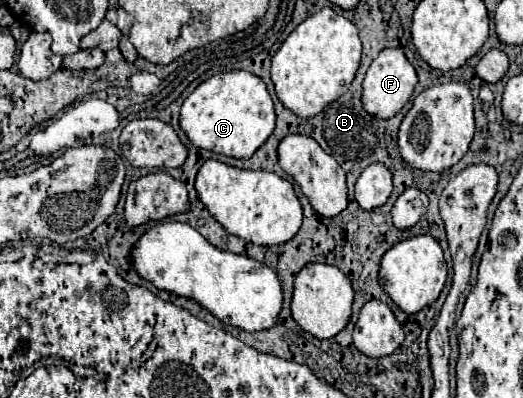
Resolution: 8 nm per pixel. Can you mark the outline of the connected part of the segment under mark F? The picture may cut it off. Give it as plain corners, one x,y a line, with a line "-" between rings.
383,49
367,69
367,75
363,79
363,107
369,115
391,119
395,117
403,105
409,101
417,85
417,71
407,61
405,53
401,49

